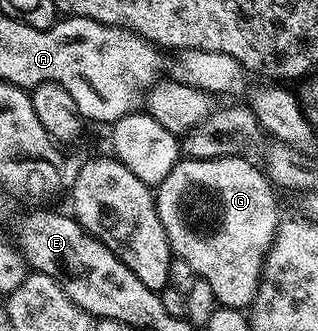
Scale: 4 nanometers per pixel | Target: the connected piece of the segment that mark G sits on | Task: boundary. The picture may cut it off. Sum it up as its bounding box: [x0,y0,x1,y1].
[155,156,278,310]

